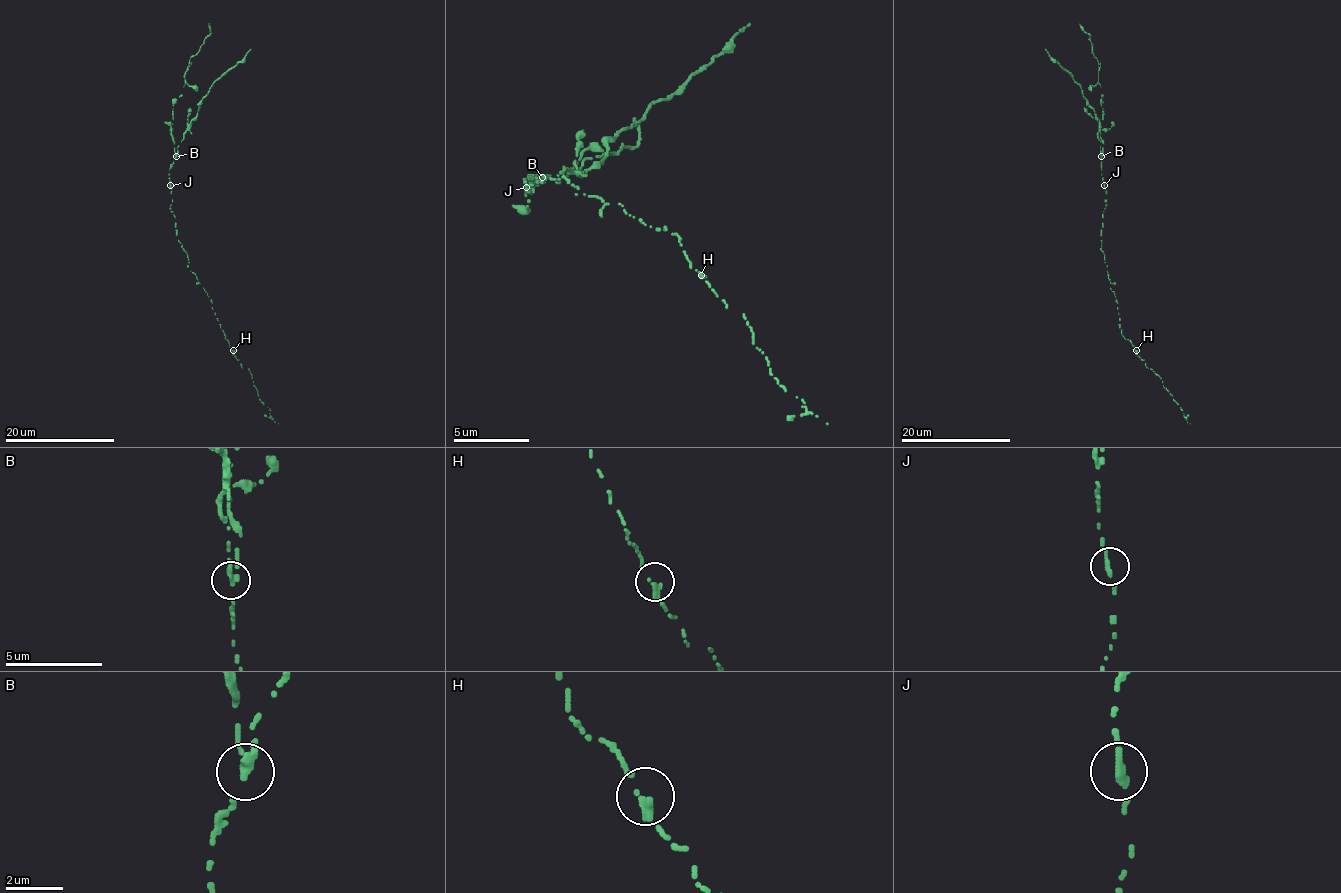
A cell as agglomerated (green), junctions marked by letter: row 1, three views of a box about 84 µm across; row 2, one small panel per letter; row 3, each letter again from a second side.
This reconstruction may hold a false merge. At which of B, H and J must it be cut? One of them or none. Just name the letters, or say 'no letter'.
B

